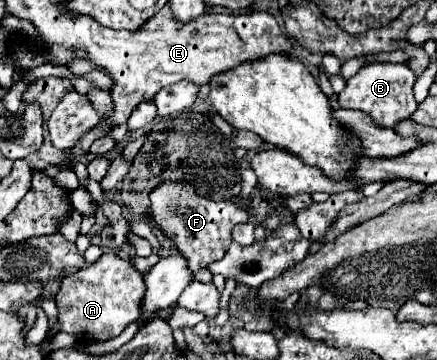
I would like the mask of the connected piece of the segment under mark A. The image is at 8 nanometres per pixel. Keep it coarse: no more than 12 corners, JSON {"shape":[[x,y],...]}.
{"shape":[[115,251],[63,279],[59,329],[109,341],[139,317],[143,275]]}

